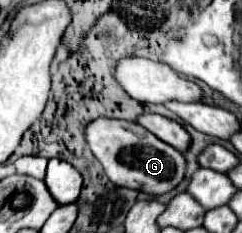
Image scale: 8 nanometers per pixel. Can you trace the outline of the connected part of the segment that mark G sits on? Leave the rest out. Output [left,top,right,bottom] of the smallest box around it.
[85,117,185,195]

